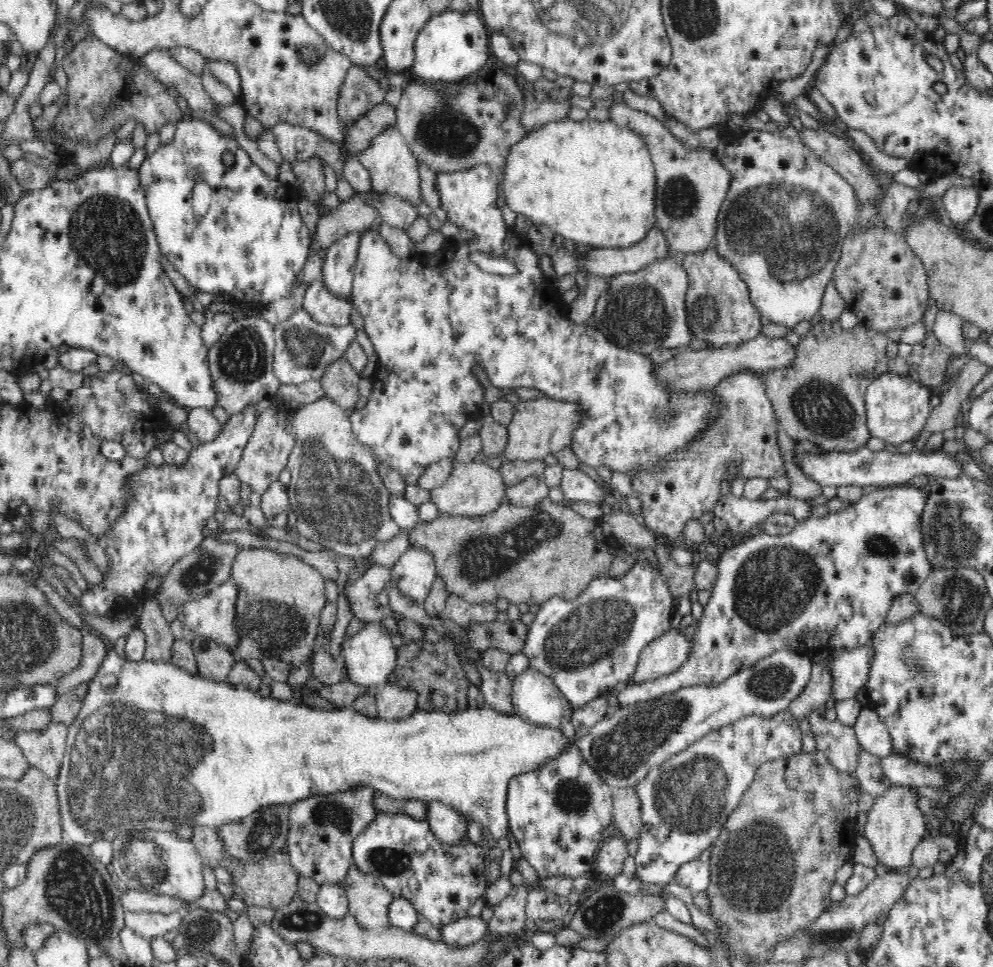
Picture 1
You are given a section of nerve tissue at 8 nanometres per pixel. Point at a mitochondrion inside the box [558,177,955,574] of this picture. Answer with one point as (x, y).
(789, 234)

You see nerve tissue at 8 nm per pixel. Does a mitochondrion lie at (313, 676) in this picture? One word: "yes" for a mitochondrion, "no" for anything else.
no

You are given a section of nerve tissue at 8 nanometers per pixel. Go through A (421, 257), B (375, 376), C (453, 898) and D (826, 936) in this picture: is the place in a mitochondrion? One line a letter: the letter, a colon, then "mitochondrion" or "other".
A: other
B: other
C: other
D: mitochondrion

